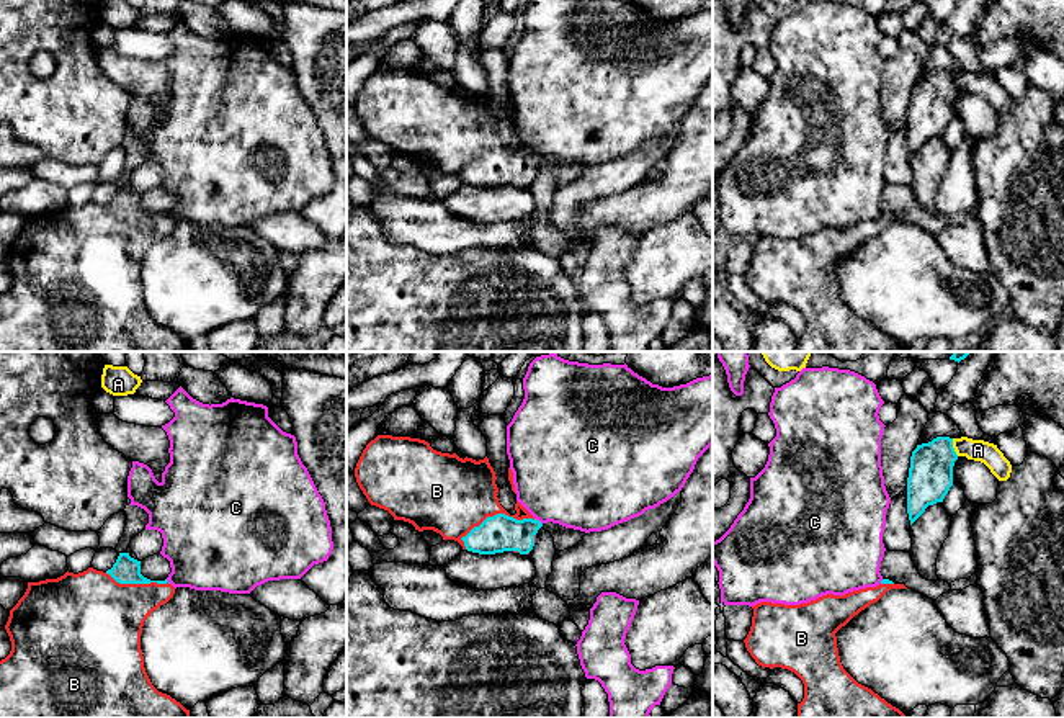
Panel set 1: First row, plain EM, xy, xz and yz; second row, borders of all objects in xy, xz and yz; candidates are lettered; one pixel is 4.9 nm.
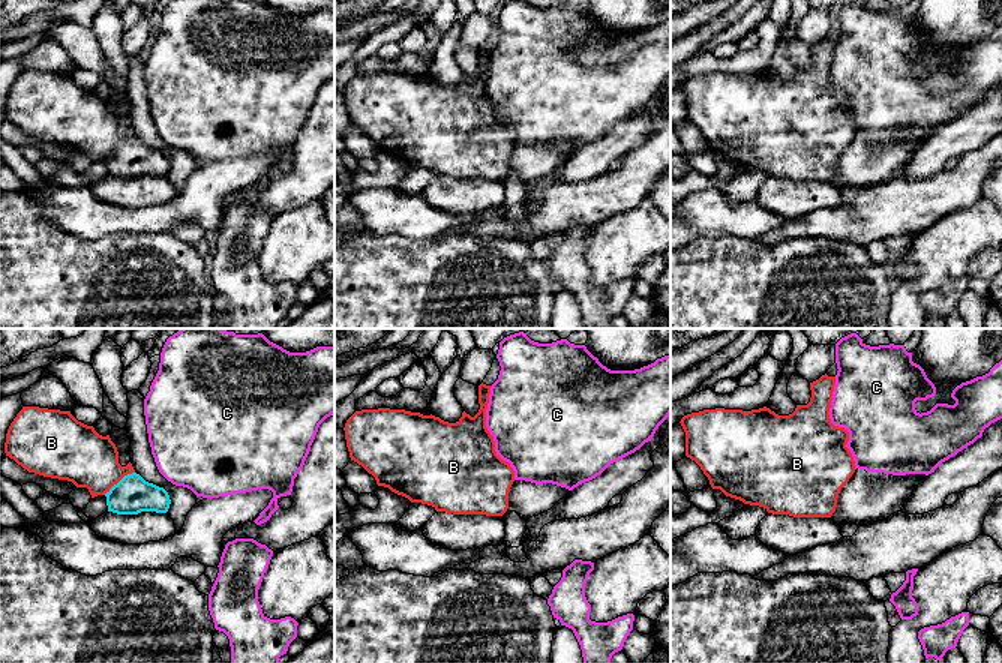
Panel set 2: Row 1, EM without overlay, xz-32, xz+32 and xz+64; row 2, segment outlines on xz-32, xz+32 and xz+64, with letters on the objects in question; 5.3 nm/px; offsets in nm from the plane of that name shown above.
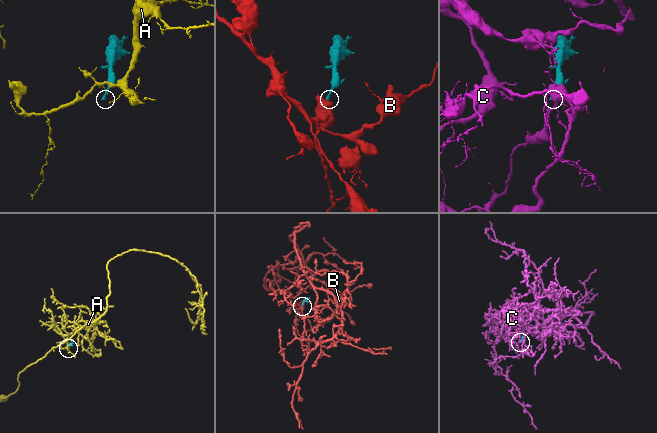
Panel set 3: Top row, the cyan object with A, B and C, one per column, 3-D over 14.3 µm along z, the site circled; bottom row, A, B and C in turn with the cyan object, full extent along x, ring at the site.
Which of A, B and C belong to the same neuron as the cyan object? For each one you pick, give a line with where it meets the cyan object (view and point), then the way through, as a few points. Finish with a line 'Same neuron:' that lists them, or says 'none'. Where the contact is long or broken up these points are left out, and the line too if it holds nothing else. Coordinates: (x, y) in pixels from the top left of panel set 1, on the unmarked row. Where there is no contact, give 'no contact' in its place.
B: xz (497, 148)
Same neuron: B

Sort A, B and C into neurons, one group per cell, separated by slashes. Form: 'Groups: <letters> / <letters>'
Groups: A / B / C

